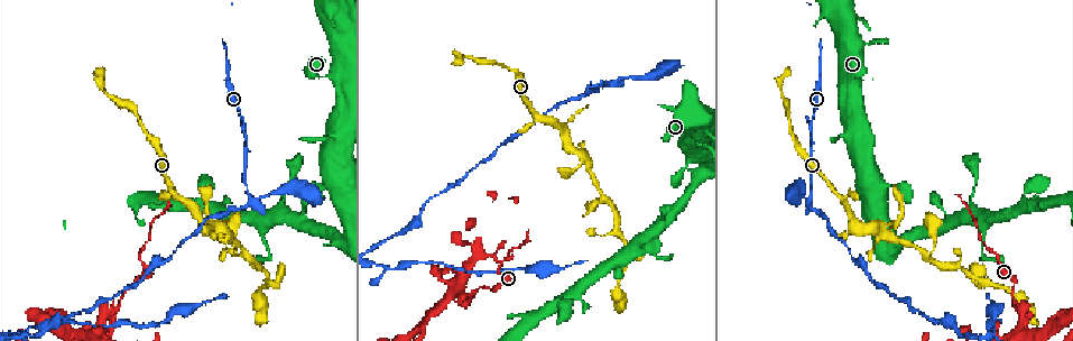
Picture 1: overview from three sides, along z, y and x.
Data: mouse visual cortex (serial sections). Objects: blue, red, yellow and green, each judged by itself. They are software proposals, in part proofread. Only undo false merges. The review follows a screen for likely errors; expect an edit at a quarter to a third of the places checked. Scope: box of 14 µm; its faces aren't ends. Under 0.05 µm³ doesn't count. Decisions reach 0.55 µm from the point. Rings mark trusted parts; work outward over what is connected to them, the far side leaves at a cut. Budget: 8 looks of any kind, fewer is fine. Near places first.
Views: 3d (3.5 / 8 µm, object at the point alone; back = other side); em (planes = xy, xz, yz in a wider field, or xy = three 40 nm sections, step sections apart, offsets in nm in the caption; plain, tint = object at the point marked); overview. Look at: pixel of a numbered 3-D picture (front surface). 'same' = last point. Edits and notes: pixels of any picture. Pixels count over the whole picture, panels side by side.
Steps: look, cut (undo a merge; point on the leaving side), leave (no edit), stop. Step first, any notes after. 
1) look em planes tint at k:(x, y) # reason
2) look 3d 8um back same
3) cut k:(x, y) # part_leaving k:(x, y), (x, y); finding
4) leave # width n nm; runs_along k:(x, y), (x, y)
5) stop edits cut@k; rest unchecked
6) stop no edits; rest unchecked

look 3d 3.5um at 1:(810, 199) # three arms meet

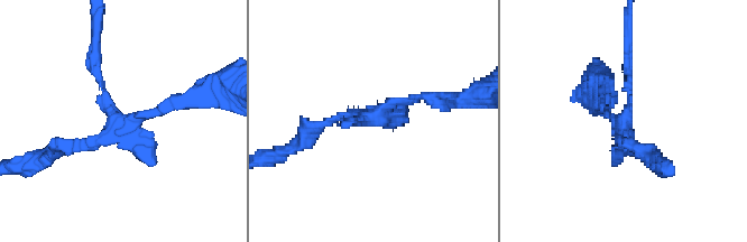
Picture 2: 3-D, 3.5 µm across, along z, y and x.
look em xy step 5 tint at 2:(115, 122)

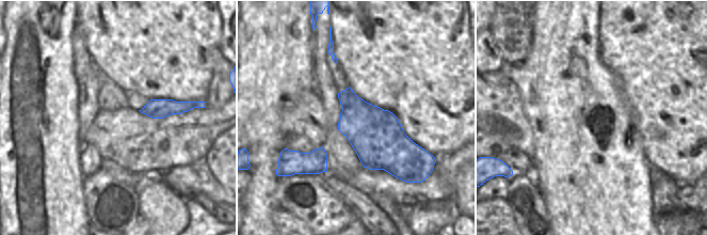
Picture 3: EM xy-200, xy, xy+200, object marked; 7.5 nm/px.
cut 2:(383, 108) # part_leaving 2:(101, 95), (116, 127), (53, 150); a second cell is stuck on

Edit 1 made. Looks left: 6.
look 3d 3.5um at 1:(204, 225) # arms part here

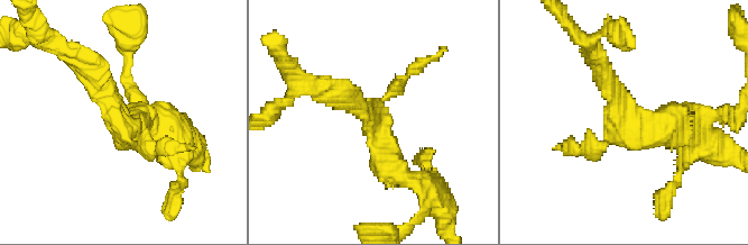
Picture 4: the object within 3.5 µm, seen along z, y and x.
look em xy step 5 tint at 4:(375, 121)

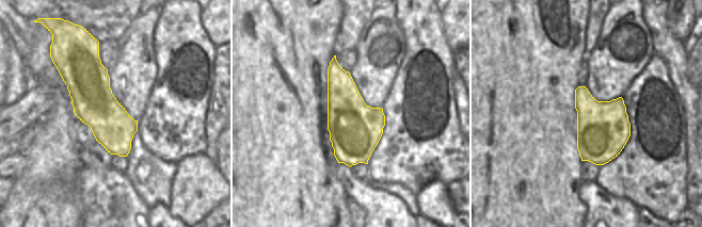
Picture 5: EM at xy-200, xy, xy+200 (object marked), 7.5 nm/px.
leave # runs_along 4:(332, 93), (374, 119), (388, 165), (408, 178); all the same cell

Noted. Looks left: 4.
look 3d 8um at 1:(856, 40) # sharp bend

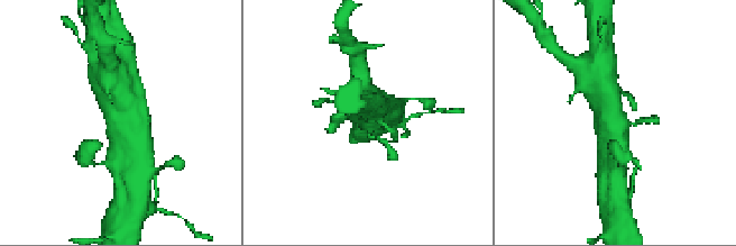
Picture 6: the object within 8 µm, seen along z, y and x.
look em xy step 3 tint at 6:(370, 122) # now the EM

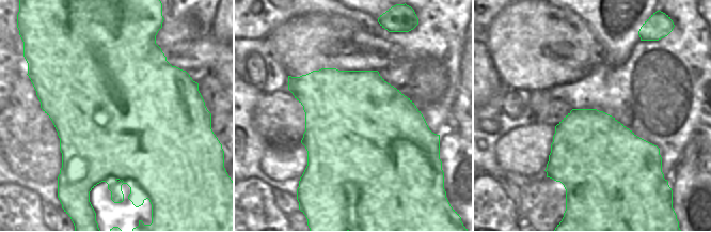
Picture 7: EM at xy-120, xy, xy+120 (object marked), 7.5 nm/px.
leave # runs_along 6:(609, 128), (608, 114), (622, 124), (642, 121); continuous, no second cell

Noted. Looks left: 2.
stop edits cut@2; rest unchecked

